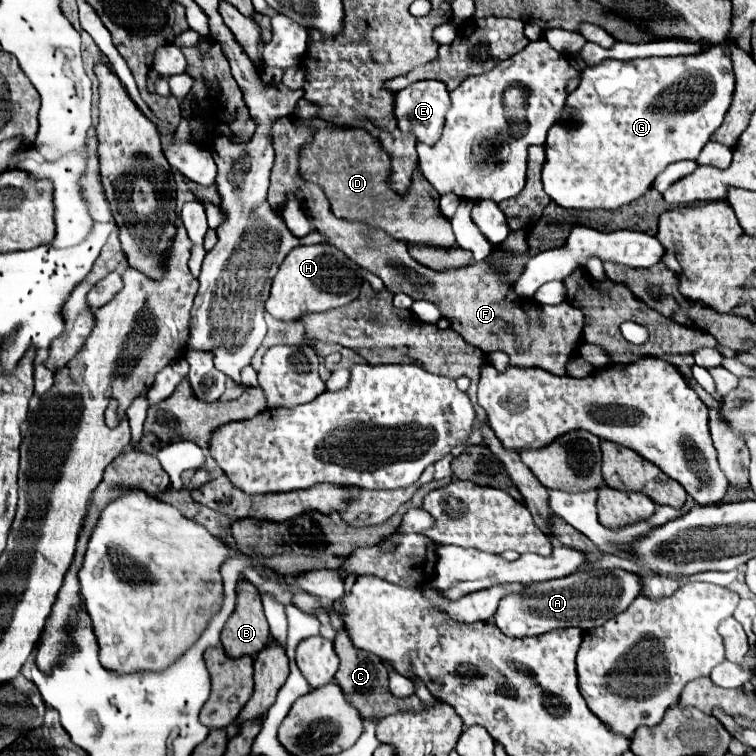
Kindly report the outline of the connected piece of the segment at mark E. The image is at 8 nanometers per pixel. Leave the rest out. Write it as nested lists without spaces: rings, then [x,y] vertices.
[[[422,80],[414,82],[408,88],[400,90],[396,94],[396,118],[398,118],[398,128],[404,132],[414,132],[418,142],[434,144],[438,142],[438,136],[442,134],[444,128],[444,118],[450,108],[450,96],[448,90],[442,82],[438,80]]]

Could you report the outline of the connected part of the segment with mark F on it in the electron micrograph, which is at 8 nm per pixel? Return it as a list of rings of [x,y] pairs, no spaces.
[[[278,118],[272,126],[272,140],[276,148],[276,162],[272,168],[272,182],[268,190],[268,202],[278,210],[284,202],[284,192],[292,190],[294,196],[300,200],[302,210],[306,212],[314,230],[322,230],[328,234],[328,242],[342,250],[350,260],[354,260],[364,270],[376,274],[386,290],[392,294],[404,292],[414,300],[428,300],[436,304],[444,318],[450,320],[450,328],[462,334],[462,338],[480,348],[484,354],[490,350],[502,350],[510,356],[510,364],[518,368],[542,368],[556,376],[566,376],[566,364],[570,356],[576,354],[576,348],[582,340],[584,328],[584,314],[582,310],[570,306],[568,302],[556,306],[544,306],[534,298],[518,298],[514,288],[500,280],[500,272],[504,264],[500,258],[488,256],[482,262],[470,264],[458,270],[436,272],[430,270],[416,260],[410,258],[408,246],[386,236],[382,230],[372,230],[362,226],[360,222],[348,222],[330,214],[330,204],[324,192],[302,180],[298,176],[298,152],[302,144],[310,142],[312,128],[310,126],[296,126],[292,118]]]

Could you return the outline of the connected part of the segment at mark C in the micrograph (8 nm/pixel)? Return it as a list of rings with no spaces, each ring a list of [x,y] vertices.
[[[340,630],[334,638],[334,650],[340,658],[340,668],[334,676],[336,684],[342,688],[342,692],[346,694],[346,700],[352,702],[352,706],[358,708],[358,712],[362,714],[362,720],[382,720],[384,716],[396,714],[396,712],[422,712],[424,704],[420,702],[418,696],[410,696],[410,698],[396,698],[390,694],[388,690],[388,670],[382,664],[382,660],[374,654],[368,652],[360,652],[352,646],[348,634],[344,630]]]

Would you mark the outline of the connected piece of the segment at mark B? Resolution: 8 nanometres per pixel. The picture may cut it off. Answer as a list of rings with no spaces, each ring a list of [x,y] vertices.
[[[238,584],[238,606],[222,630],[222,648],[228,658],[256,656],[268,646],[270,632],[262,610],[258,590],[248,584]]]

